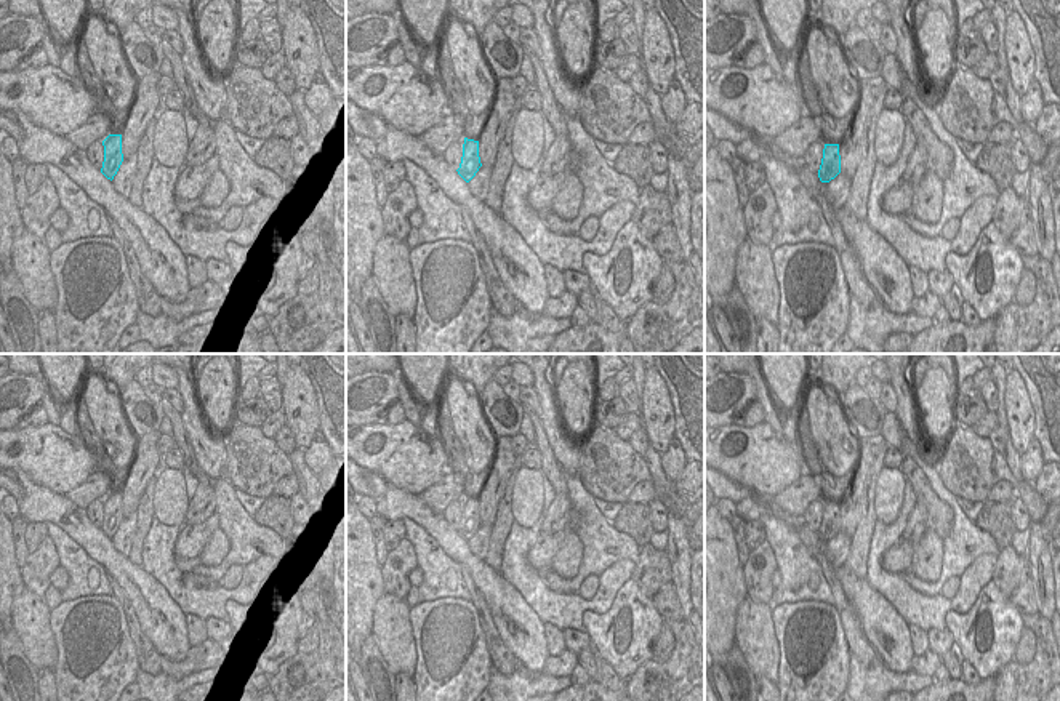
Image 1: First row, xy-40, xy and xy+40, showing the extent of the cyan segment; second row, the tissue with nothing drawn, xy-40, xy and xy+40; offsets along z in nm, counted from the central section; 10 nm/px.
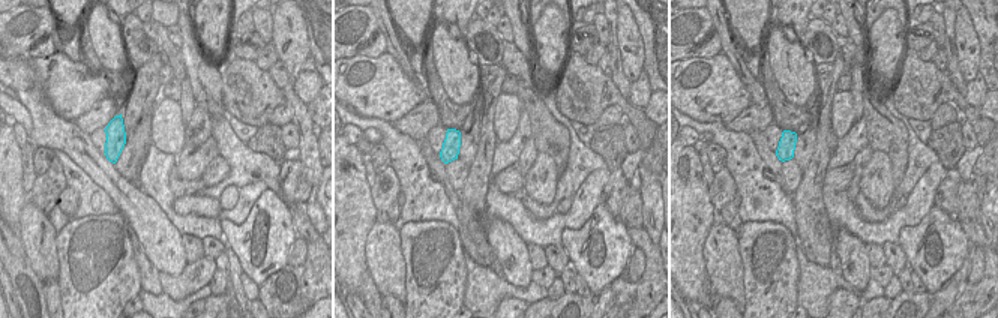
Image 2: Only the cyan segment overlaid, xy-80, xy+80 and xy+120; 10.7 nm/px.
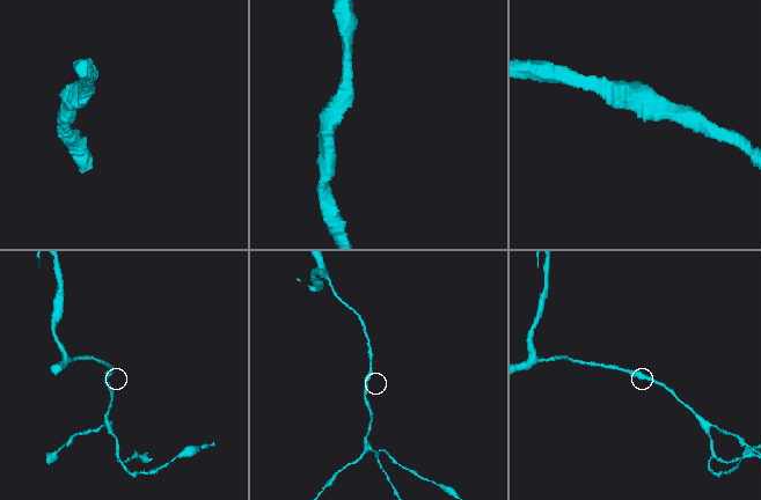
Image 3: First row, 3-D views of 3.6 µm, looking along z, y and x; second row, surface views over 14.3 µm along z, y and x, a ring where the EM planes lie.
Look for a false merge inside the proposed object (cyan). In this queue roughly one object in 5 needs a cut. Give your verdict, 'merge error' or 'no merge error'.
no merge error

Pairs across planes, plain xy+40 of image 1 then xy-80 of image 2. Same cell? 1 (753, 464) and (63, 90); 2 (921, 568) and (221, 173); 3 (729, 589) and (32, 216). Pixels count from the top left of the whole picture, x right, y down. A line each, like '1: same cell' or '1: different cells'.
1: same cell
2: same cell
3: different cells

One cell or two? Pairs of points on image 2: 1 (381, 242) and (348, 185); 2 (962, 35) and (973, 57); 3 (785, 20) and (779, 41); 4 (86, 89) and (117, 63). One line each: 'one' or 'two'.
1: two
2: one
3: two
4: two

